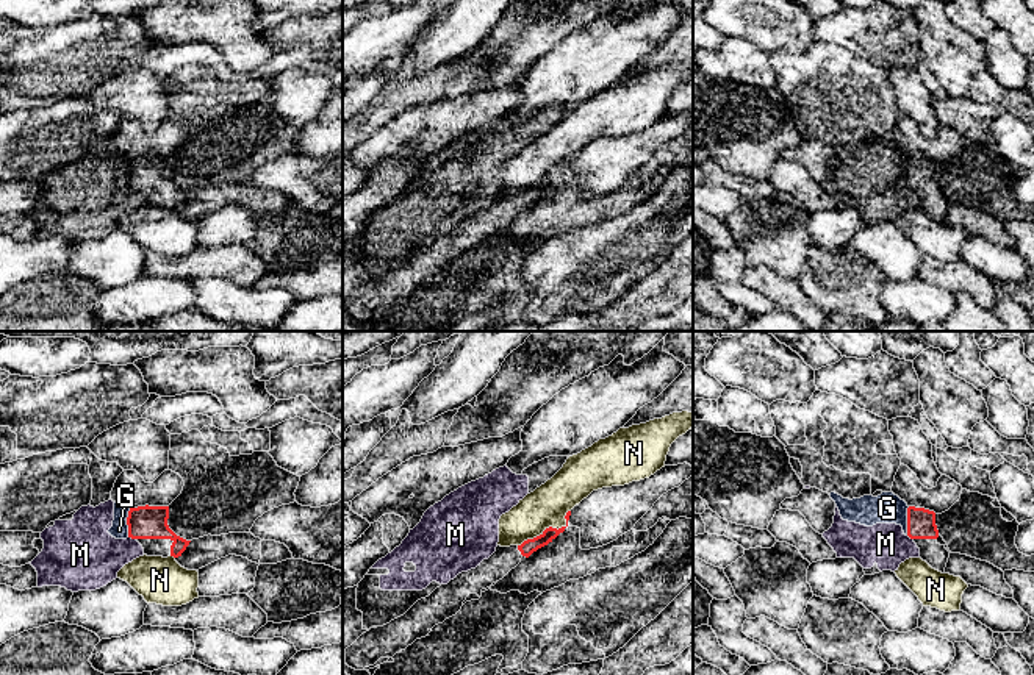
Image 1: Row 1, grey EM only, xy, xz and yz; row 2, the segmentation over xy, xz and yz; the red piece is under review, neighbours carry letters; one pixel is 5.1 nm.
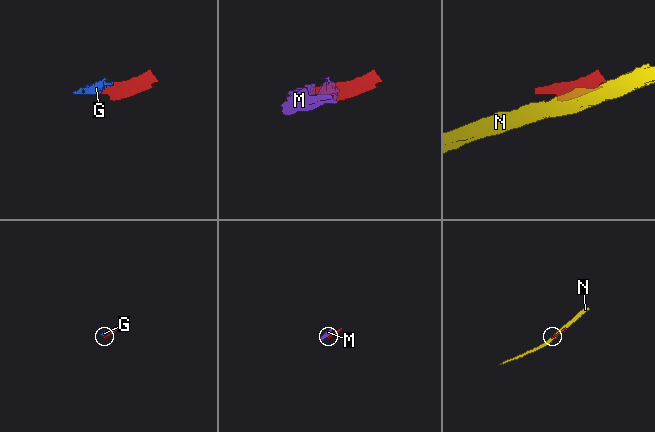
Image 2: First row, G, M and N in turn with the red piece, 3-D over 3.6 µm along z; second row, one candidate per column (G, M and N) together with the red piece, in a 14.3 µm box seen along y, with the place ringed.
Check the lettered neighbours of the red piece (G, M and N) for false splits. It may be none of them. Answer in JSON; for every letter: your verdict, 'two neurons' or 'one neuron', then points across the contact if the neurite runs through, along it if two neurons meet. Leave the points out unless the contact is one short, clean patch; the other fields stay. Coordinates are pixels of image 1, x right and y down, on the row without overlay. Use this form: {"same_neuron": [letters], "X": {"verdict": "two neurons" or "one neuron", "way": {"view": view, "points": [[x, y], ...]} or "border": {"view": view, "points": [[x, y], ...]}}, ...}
{"same_neuron": [], "G": {"verdict": "two neurons", "border": {"view": "xy", "points": [[130, 158], [127, 186]]}}, "M": {"verdict": "two neurons"}, "N": {"verdict": "two neurons"}}

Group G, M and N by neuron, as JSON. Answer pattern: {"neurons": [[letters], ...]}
{"neurons": [["G", "M"], ["N"]]}

